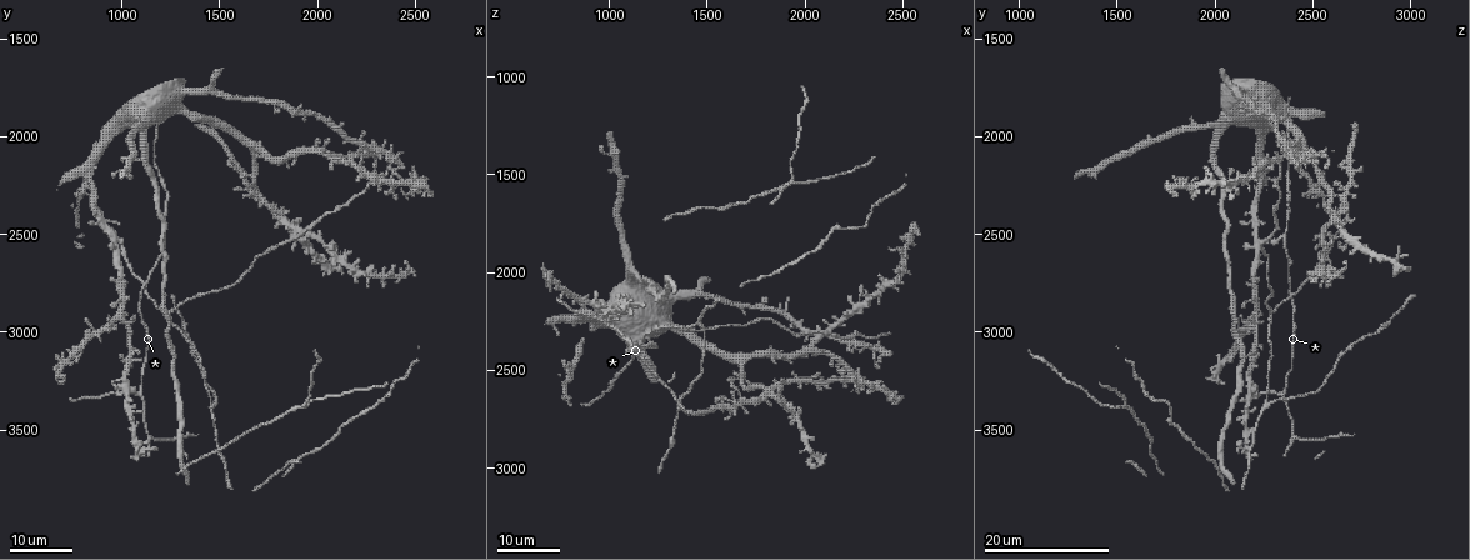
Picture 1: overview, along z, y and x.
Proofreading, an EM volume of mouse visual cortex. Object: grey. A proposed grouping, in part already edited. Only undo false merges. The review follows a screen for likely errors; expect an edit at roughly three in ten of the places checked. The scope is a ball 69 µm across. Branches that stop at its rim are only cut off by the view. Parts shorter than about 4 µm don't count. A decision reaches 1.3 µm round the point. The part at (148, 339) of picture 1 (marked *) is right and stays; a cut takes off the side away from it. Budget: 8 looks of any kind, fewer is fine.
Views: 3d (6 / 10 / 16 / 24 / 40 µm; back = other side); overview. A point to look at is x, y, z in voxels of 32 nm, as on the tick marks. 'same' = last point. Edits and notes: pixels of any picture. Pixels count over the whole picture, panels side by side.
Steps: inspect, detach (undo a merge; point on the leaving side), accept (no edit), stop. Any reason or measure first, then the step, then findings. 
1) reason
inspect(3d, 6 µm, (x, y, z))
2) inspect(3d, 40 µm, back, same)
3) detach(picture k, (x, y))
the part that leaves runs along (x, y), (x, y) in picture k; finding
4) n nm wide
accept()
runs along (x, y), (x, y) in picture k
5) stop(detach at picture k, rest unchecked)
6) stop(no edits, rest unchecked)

three-way junction
inspect(3d, 24 µm, (1460, 3370, 2280))

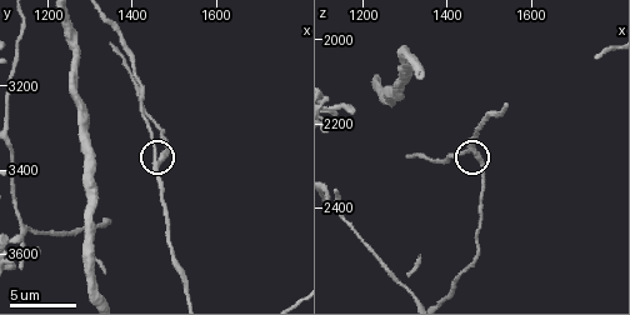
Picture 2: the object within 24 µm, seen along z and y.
inspect(3d, 10 µm, (1465, 3380, 2265))

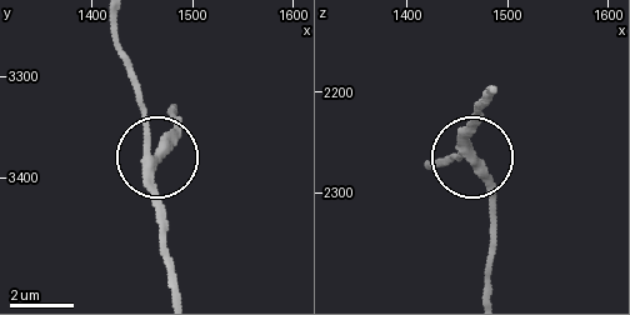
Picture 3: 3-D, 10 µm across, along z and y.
accept()
one cell here

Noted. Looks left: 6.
three-way junction
inspect(3d, 16 µm, (1090, 3310, 2350))

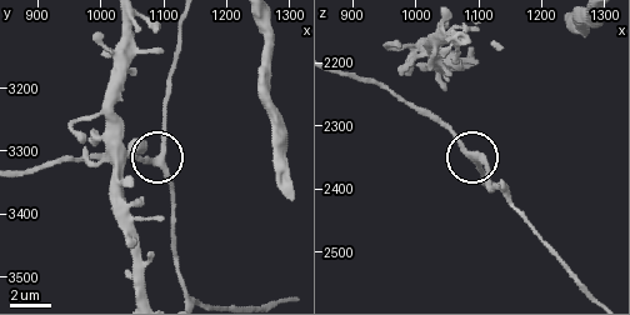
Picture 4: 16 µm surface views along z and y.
inspect(3d, 6 µm, (1085, 3315, 2345))

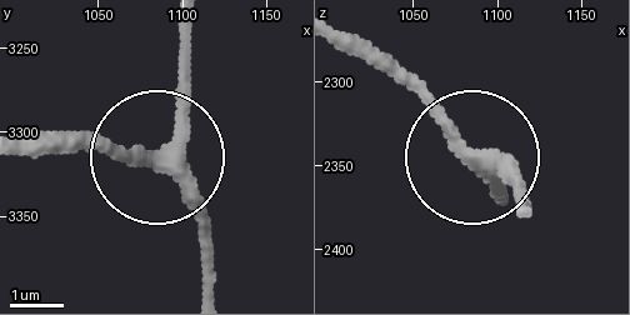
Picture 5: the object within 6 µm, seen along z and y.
accept()
runs along (185, 21), (185, 115), (163, 169), (208, 271) in picture 5; one cell here

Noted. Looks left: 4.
inspect(3d, 16 µm, (960, 3300, 2250))

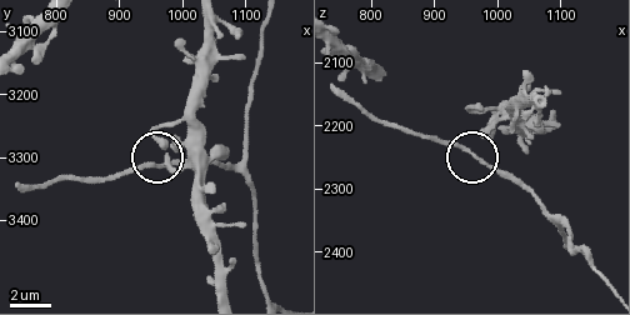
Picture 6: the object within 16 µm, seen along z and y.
inspect(3d, 10 µm, (955, 3310, 2240))

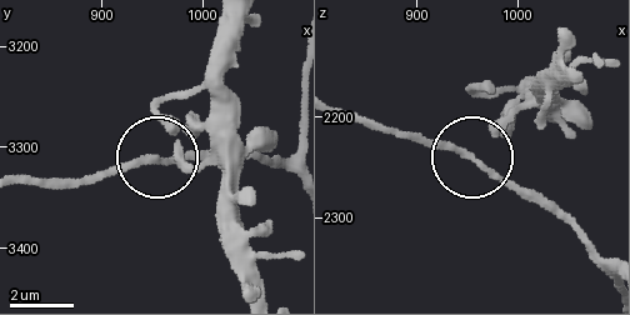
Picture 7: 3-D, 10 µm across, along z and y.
4 arms
accept()
runs along (604, 256), (564, 215), (475, 161), (381, 129) in picture 7; one cell here

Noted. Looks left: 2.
a fork
inspect(3d, 16 µm, (1940, 3380, 1520))

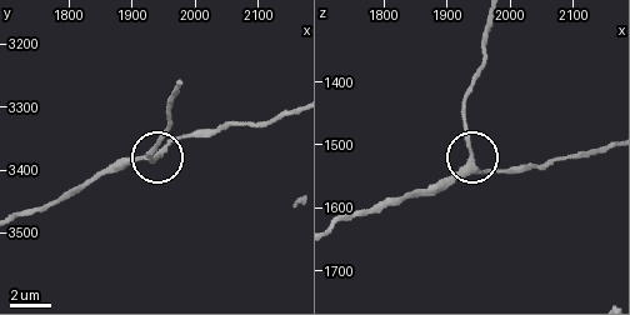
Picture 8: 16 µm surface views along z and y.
closer look
inspect(3d, 6 µm, (1940, 3380, 1520))

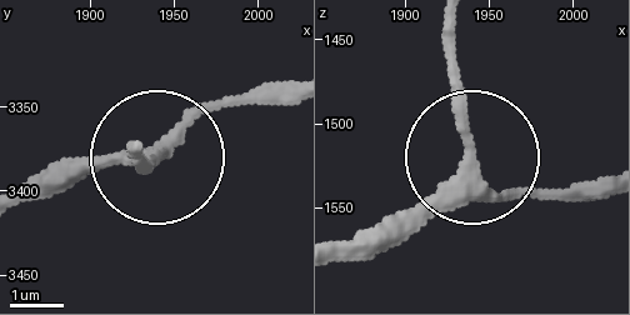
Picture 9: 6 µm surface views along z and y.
260 nm wide
accept()
all the same cell

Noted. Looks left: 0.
stop(no edits, rest unchecked)

